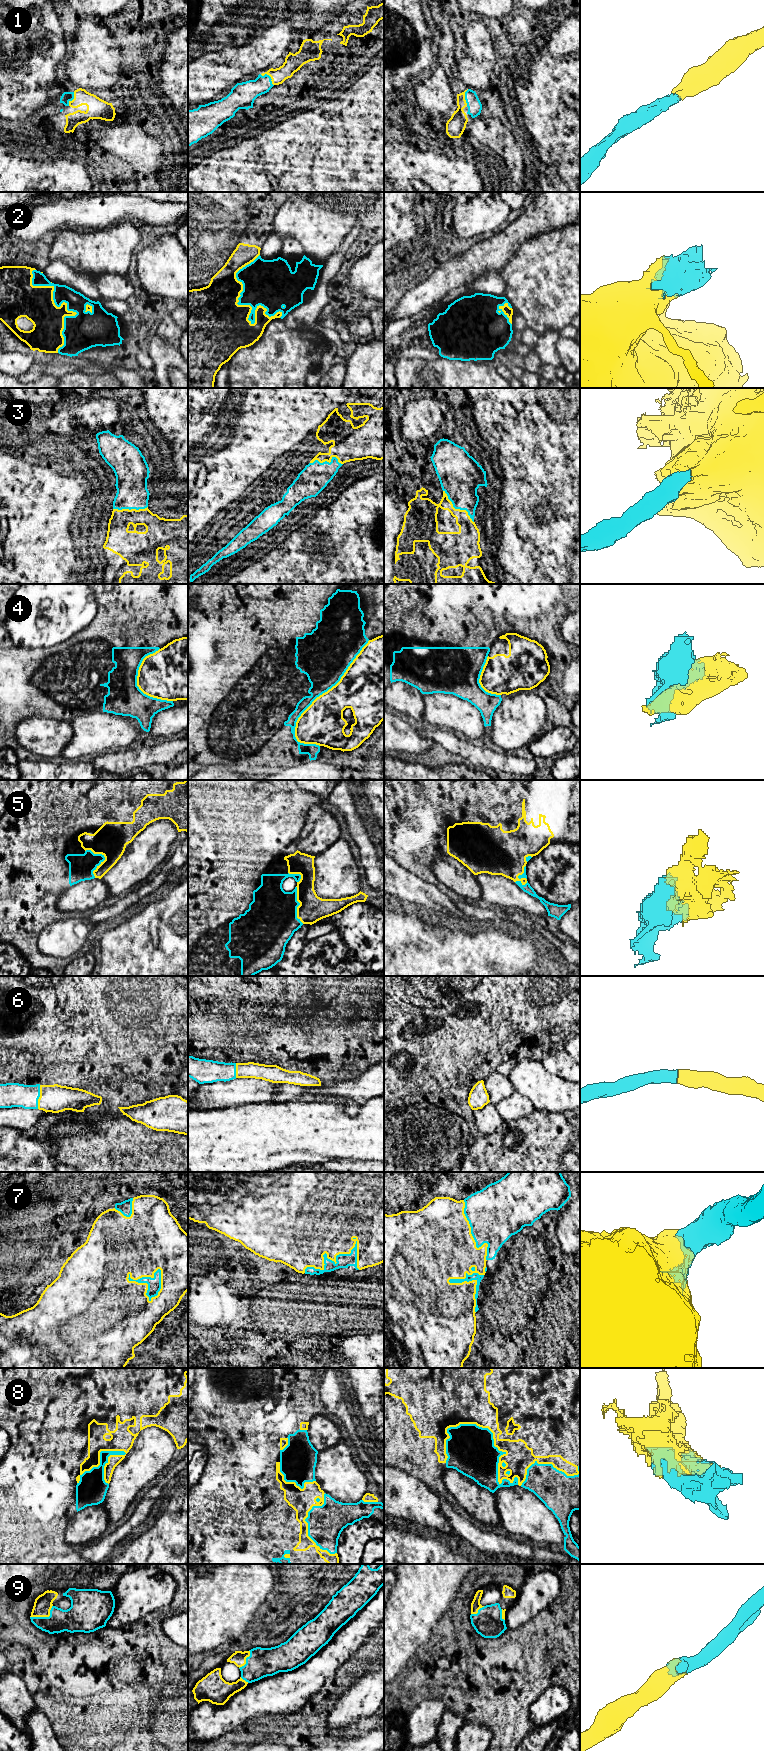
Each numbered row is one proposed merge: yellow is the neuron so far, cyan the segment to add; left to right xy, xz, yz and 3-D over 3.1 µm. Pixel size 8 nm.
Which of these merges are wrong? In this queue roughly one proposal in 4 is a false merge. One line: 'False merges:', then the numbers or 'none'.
False merges: 4

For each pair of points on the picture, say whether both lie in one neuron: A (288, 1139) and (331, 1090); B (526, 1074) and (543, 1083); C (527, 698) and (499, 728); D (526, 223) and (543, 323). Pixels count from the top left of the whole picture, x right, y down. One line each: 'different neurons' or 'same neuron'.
A: different neurons
B: same neuron
C: same neuron
D: different neurons

